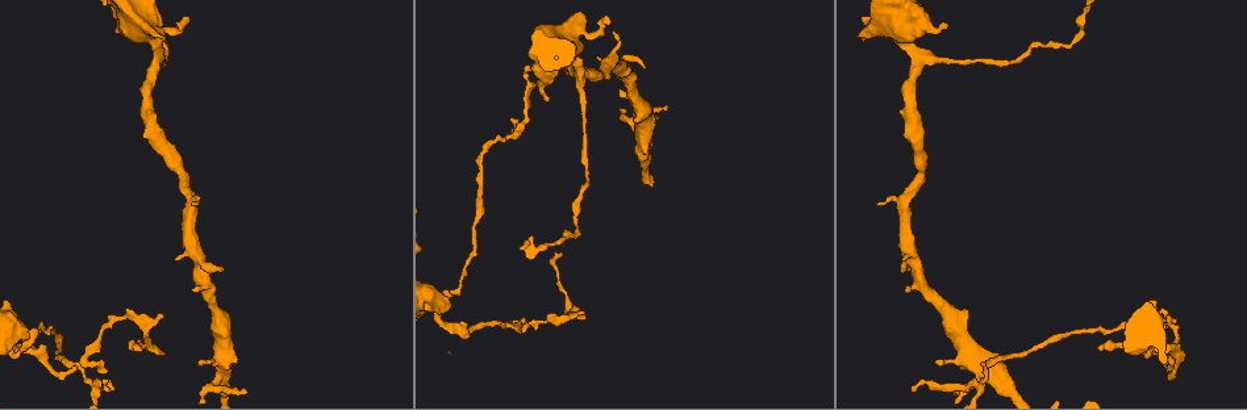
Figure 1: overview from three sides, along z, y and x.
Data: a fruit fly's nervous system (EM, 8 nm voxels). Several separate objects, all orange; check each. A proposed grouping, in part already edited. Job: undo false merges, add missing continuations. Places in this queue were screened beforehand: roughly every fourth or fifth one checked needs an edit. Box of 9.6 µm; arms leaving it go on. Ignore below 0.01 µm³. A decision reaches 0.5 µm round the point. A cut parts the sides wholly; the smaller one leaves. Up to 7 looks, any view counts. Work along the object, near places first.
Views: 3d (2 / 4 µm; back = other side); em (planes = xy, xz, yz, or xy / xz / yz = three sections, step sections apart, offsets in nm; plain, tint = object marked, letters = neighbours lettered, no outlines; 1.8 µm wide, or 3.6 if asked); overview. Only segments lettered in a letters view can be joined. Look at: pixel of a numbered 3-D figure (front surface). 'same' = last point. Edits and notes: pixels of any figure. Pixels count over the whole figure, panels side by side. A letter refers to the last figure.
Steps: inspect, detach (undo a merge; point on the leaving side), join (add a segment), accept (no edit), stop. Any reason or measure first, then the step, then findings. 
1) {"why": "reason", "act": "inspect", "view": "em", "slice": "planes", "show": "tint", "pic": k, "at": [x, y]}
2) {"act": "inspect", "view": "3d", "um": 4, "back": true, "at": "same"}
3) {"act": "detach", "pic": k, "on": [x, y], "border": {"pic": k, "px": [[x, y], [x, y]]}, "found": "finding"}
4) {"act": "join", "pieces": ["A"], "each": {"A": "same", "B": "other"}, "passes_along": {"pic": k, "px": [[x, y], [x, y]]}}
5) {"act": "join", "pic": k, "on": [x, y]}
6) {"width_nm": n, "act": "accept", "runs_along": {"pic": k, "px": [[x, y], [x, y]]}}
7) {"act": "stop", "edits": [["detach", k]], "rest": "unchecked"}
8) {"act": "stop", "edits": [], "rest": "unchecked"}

{"why": "thin end", "act": "inspect", "view": "3d", "um": 2, "pic": 1, "at": [160, 316]}

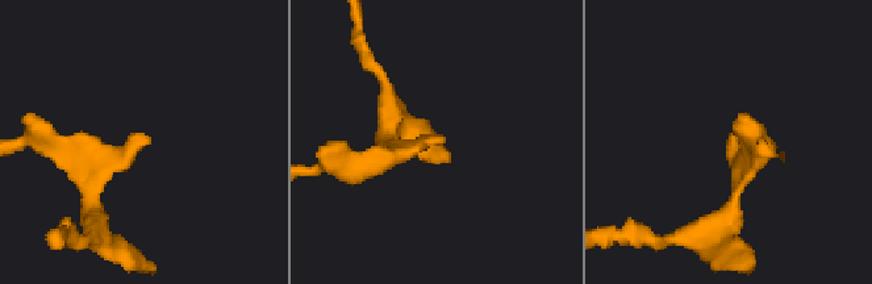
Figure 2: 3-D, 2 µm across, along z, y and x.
{"why": "need the tissue", "act": "inspect", "view": "em", "slice": "planes", "show": "plain", "pic": 2, "at": [150, 138]}

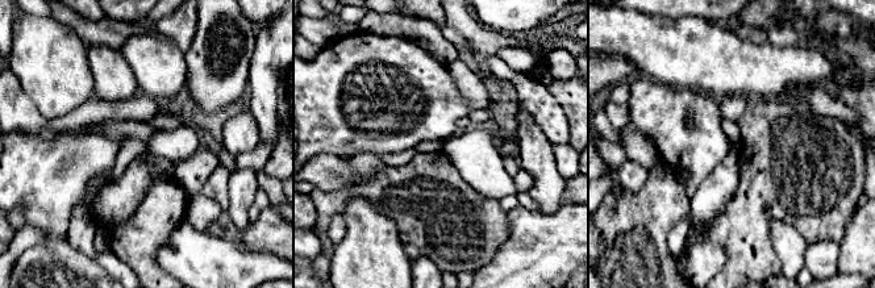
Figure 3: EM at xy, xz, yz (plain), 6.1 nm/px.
{"act": "inspect", "view": "em", "slice": "planes", "show": "letters", "at": "same"}

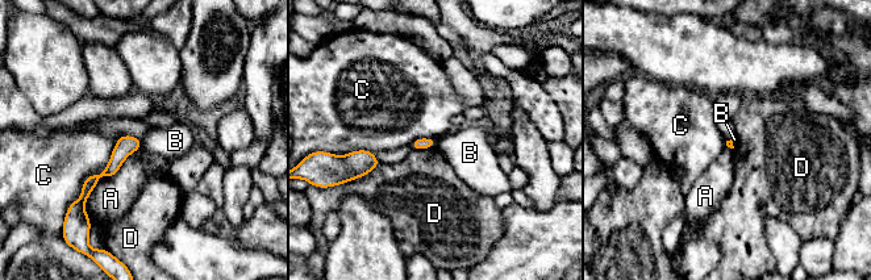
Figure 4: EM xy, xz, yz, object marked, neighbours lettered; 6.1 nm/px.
{"longest_contact_nm": ["C", 500], "act": "accept", "each": {"A": "other", "B": "other", "C": "other", "D": "other"}, "found": "none of them fits"}

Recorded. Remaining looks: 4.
{"why": "thick turns thin", "act": "inspect", "view": "em", "um": 3.6, "slice": "planes", "show": "tint", "pic": 1, "at": [439, 302]}

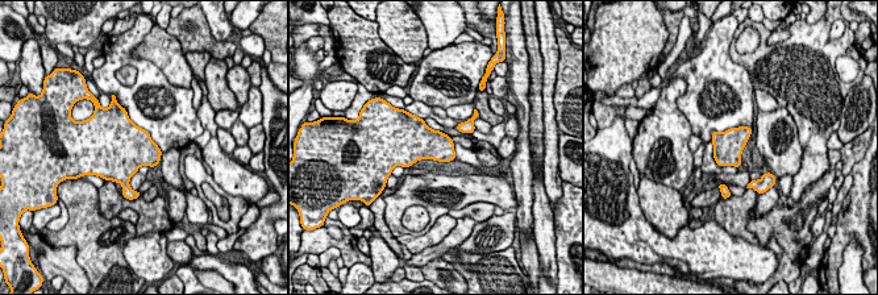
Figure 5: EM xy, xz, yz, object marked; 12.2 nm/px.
{"act": "inspect", "view": "em", "um": 3.6, "slice": "planes", "show": "letters", "at": "same"}

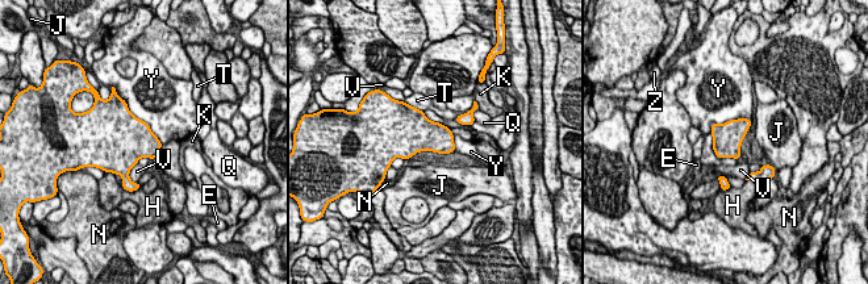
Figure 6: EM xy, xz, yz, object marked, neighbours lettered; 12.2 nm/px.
{"longest_contact_nm": ["Y", 750], "act": "accept", "each": {"E": "other", "H": "other", "J": "other", "K": "other", "N": "other", "Q": "other", "T": "other", "V": "other", "Y": "other", "Z": "other"}, "border": {"pic": 6, "px": [[122, 97], [162, 142]]}, "found": "all the same cell"}

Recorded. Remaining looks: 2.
{"why": "abrupt turn", "act": "inspect", "view": "em", "slice": "planes", "show": "tint", "pic": 1, "at": [1070, 43]}

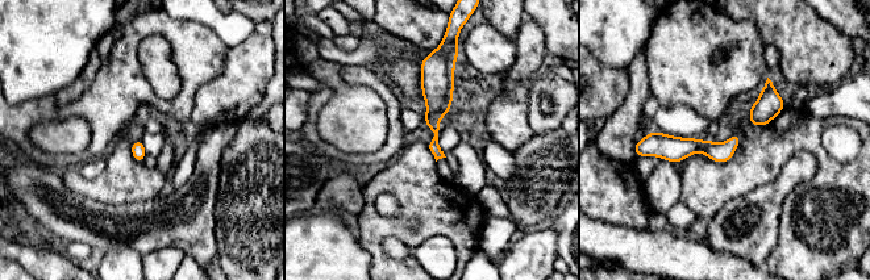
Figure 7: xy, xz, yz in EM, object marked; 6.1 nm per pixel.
{"act": "inspect", "view": "em", "slice": "planes", "show": "letters", "at": "same"}

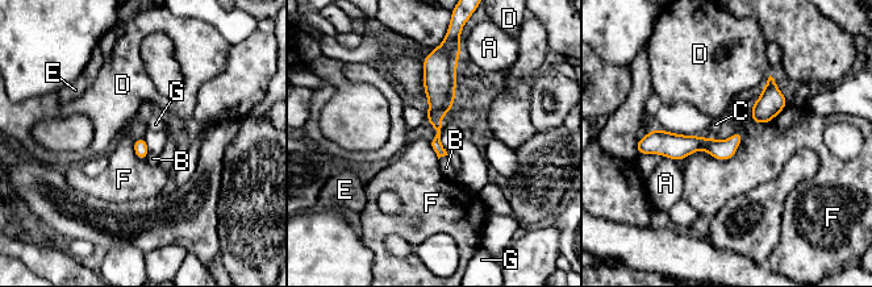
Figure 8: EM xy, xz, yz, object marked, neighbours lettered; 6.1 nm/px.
{"act": "detach", "pic": 8, "on": [436, 121], "each": {"A": "other", "B": "other", "C": "other", "D": "other", "E": "other", "F": "other", "G": "other"}, "border": {"pic": 8, "px": [[429, 109], [441, 117]]}, "found": "a second cell is stuck on"}

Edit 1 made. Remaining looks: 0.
{"act": "stop", "edits": [["detach", 8]], "rest": "unchecked"}

